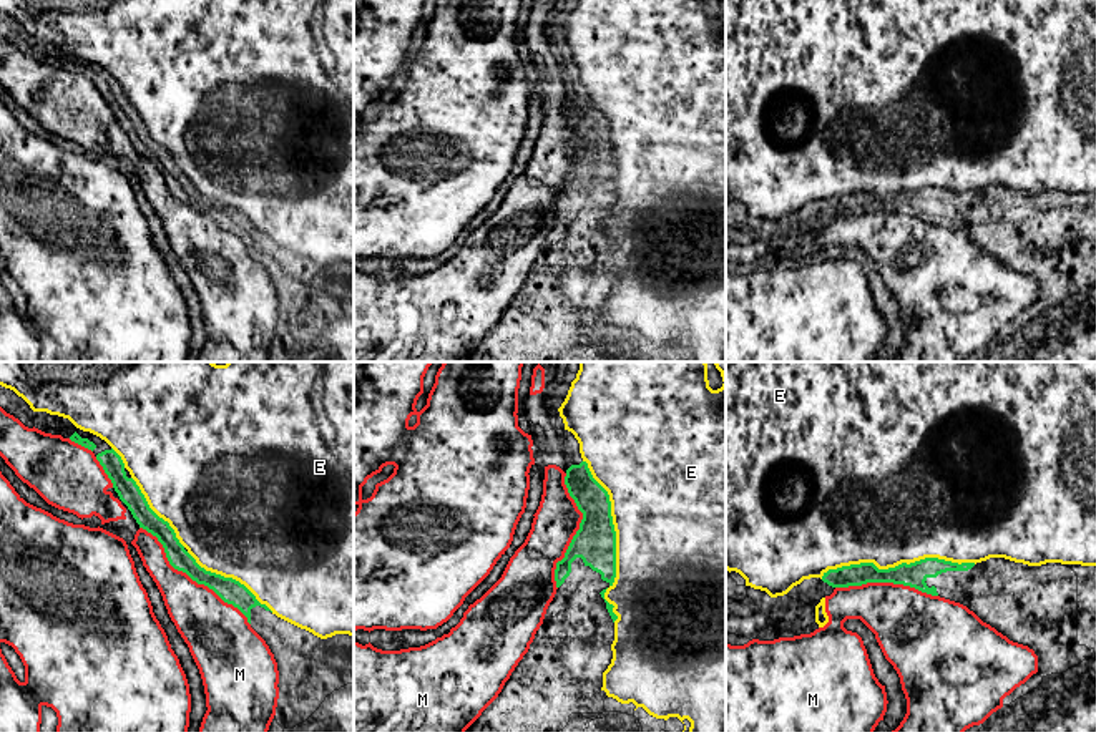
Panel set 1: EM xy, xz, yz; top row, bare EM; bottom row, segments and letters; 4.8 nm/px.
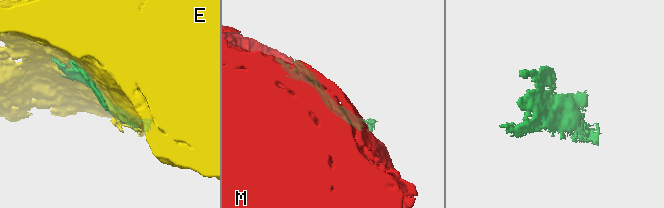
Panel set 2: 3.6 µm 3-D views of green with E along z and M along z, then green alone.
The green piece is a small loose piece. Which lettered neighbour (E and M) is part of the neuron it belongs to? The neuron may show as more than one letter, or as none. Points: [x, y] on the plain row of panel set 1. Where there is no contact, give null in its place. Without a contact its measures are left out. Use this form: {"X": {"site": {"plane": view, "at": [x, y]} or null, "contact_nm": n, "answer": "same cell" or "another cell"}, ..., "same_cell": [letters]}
{"E": {"site": {"plane": "xz", "at": [615, 170]}, "contact_nm": 800, "answer": "same cell"}, "M": {"site": {"plane": "xy", "at": [191, 206]}, "contact_nm": 700, "answer": "another cell"}, "same_cell": ["E"]}

